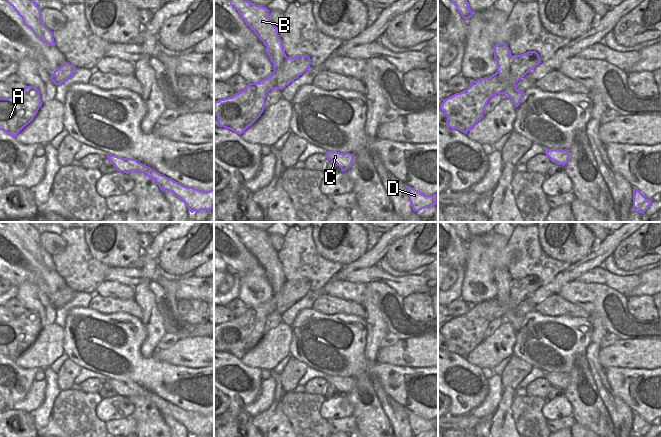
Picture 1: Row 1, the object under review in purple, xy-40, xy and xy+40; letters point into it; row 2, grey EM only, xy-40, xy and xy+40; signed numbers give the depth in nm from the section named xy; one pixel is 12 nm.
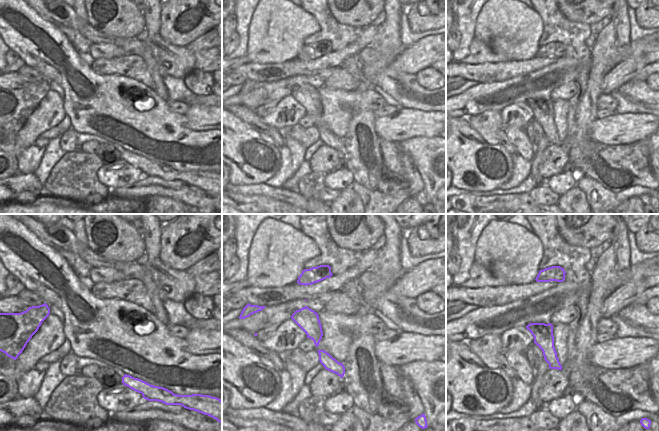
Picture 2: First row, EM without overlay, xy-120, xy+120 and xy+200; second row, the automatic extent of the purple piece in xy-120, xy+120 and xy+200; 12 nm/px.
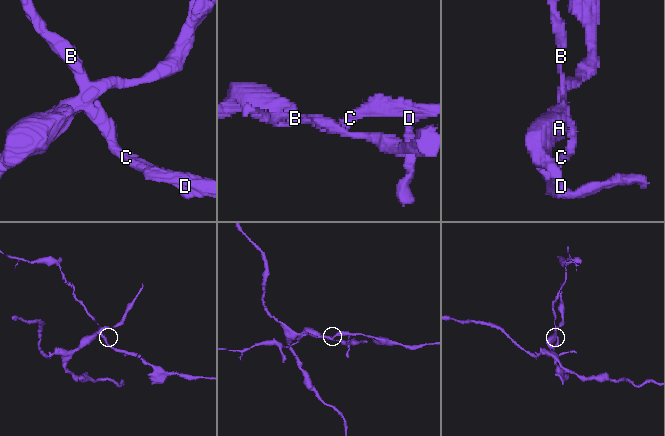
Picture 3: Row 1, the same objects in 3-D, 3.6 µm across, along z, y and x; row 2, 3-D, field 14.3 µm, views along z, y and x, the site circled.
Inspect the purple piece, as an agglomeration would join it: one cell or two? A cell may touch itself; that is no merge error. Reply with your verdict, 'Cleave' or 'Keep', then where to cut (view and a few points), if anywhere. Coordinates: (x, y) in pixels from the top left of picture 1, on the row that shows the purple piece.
Cleave. Split along xy+40 (513, 56), (510, 61), (509, 75), (502, 77), (497, 74)

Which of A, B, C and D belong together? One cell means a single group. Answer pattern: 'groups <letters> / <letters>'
groups A / B C D

